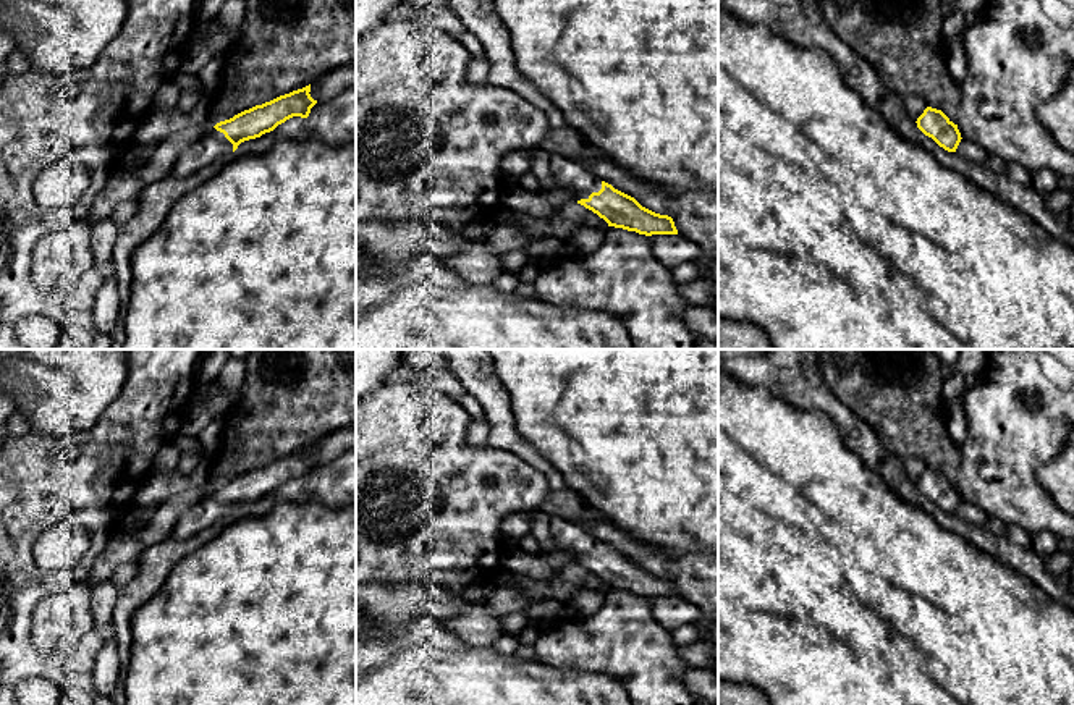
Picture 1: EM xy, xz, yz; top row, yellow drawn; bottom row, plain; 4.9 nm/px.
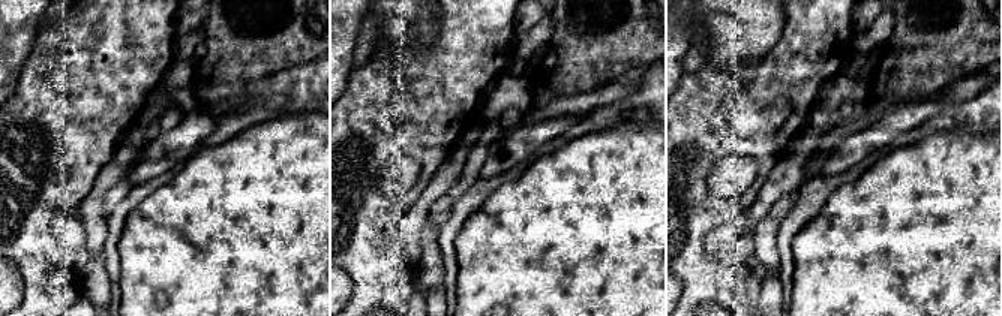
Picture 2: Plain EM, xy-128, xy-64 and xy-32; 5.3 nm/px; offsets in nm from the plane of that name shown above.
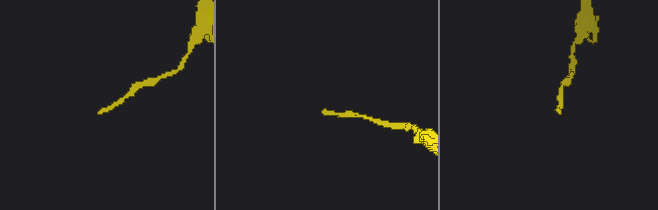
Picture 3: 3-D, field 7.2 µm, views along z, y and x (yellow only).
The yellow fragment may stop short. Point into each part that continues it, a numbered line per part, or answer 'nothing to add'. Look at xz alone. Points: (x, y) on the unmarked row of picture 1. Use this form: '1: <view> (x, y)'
1: xz (570, 537)

